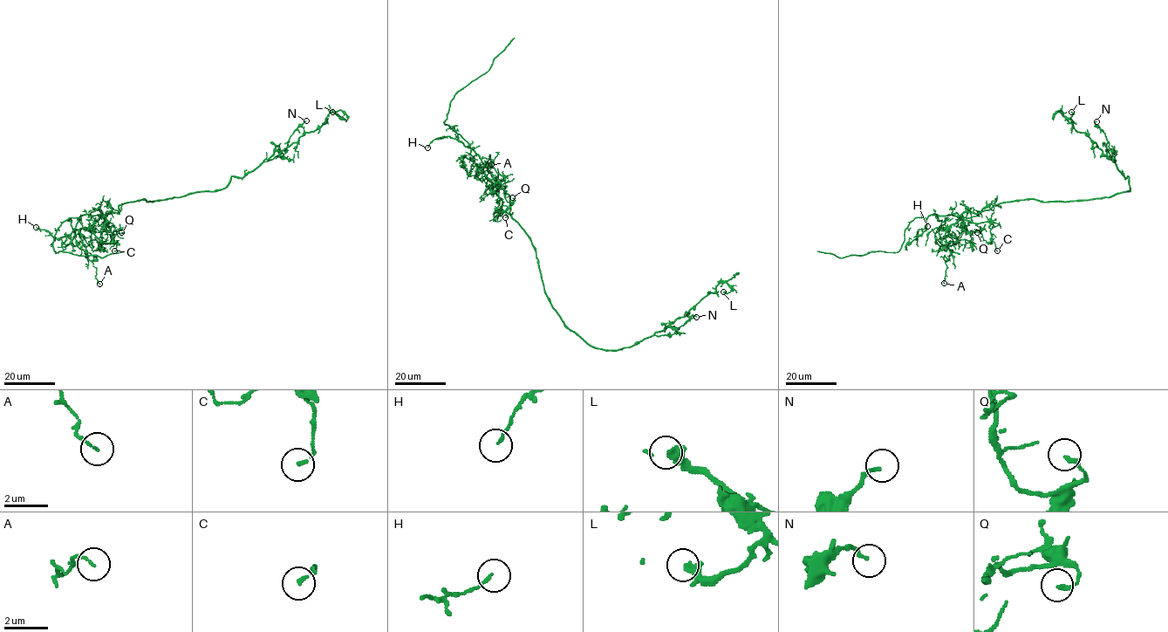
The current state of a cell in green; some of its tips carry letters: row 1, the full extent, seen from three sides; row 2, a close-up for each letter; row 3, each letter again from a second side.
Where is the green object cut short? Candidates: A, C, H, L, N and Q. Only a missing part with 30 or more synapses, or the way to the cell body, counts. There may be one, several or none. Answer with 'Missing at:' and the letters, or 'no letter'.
Missing at: no letter

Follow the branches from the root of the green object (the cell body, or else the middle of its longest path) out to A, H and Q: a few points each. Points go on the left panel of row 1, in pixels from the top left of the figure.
A: (147, 202), (125, 202), (118, 207), (118, 213), (110, 212), (80, 230), (79, 237), (99, 284)
H: (147, 202), (141, 199), (125, 202), (118, 207), (118, 213), (82, 215), (71, 234), (58, 238), (36, 227)
Q: (147, 202), (125, 202), (118, 207), (118, 213), (110, 212), (106, 216), (105, 230), (121, 232)

